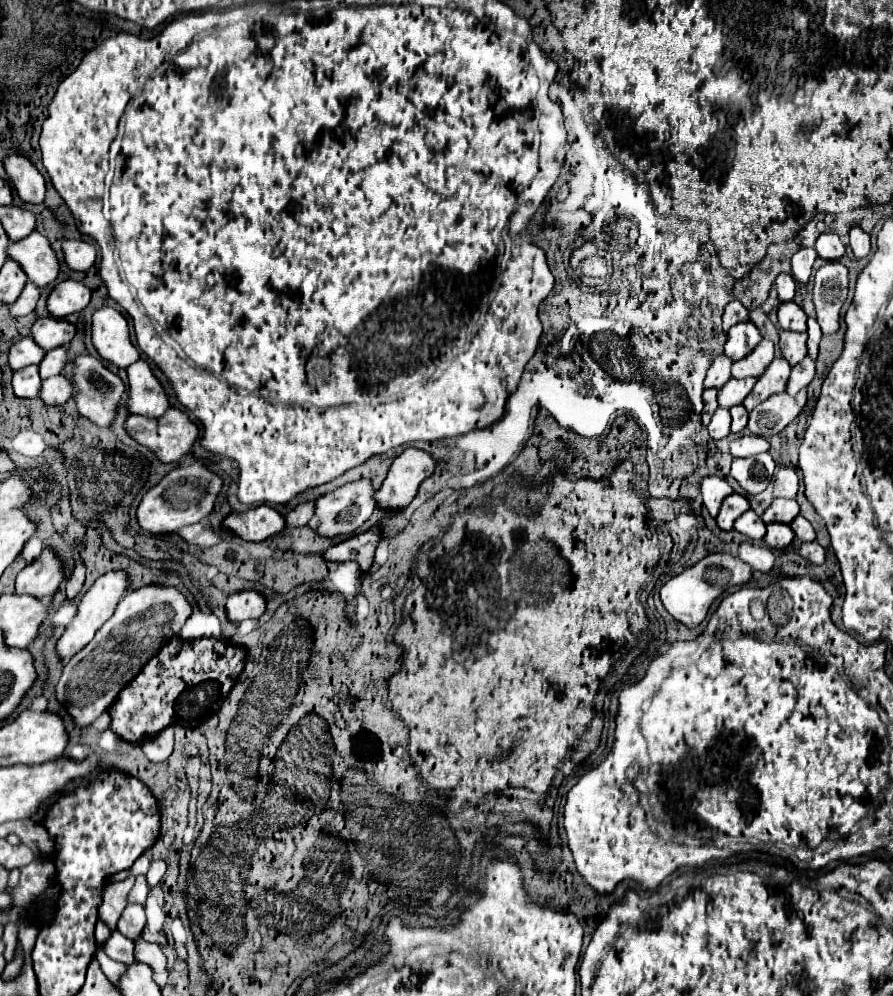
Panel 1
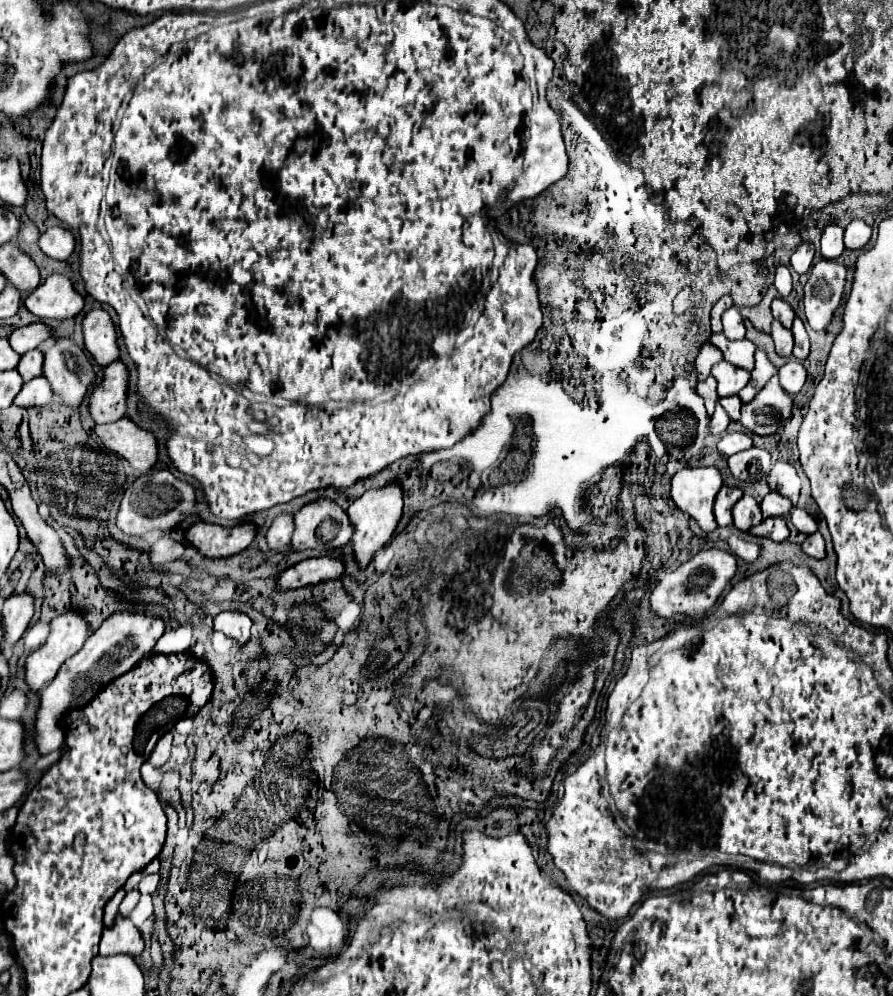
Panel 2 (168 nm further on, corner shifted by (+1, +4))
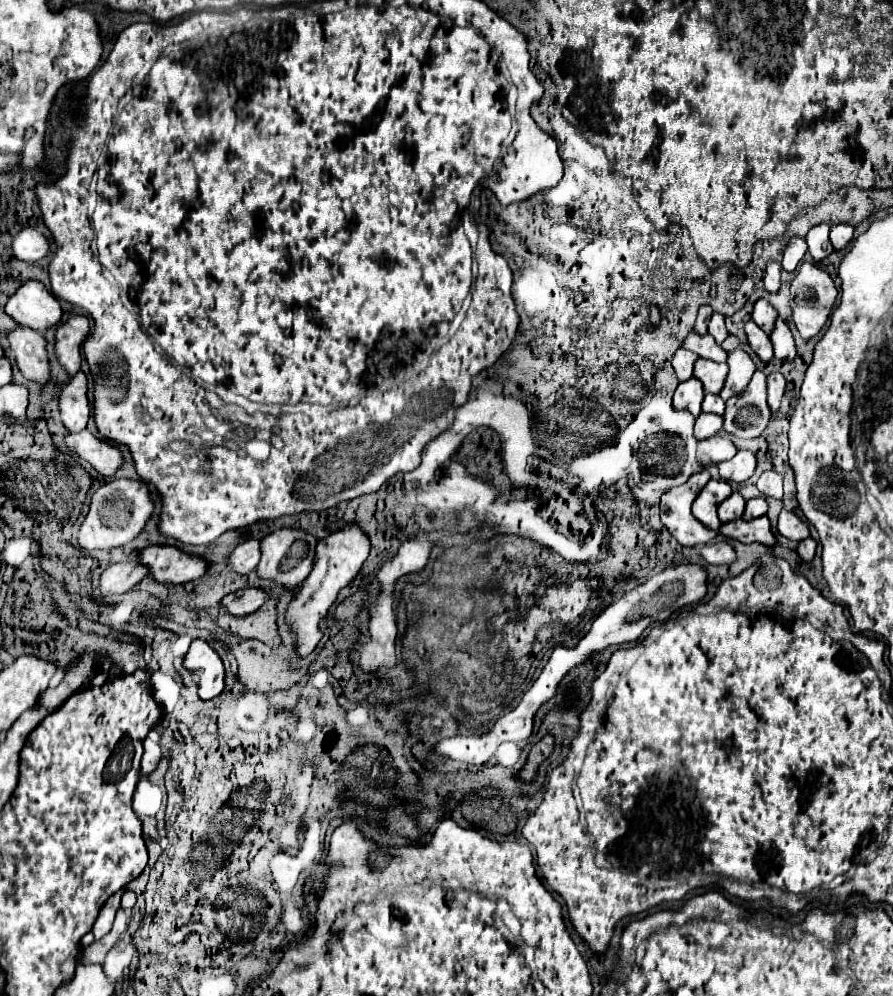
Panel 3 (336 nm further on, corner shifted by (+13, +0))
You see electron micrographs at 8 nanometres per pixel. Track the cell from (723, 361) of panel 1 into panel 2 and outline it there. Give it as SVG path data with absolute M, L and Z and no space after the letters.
M705 343L695 359L695 367L697 367L697 373L699 373L699 381L707 379L711 375L711 369L715 367L715 363L723 361L723 353L711 345L711 343Z

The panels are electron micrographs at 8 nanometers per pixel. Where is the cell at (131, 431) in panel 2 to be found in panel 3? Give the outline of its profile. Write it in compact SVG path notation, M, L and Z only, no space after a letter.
M83 429L79 433L67 433L63 443L71 453L87 461L101 477L111 479L123 461L121 451L117 447L105 443L99 437L93 437L89 429Z

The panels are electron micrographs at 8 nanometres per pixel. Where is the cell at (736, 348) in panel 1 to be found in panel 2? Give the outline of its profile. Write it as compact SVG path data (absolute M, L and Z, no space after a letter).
M731 307L731 309L727 309L725 313L723 313L723 335L727 337L727 339L745 339L745 325L743 325L743 317L741 317L741 313L735 309L735 307Z

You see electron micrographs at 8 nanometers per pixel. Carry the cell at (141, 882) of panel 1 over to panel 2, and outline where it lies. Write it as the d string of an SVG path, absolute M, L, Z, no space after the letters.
M131 889L127 895L125 895L125 899L123 899L123 903L121 903L121 907L119 907L119 911L123 911L125 915L129 915L133 909L135 909L135 905L137 905L137 901L139 901L139 889Z

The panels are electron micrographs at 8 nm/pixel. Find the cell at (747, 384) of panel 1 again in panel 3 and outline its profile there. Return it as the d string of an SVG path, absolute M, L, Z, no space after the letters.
M699 357L695 361L693 377L697 377L703 383L705 393L719 393L723 383L725 383L725 377L727 377L727 365L725 363L713 363L709 359Z

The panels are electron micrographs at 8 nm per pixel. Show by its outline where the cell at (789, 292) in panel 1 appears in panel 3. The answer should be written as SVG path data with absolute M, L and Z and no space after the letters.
M769 261L767 263L767 271L765 271L765 289L769 293L777 293L779 285L781 285L781 265L777 261Z

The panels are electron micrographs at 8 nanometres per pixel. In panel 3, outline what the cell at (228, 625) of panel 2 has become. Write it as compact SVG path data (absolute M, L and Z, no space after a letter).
M195 639L183 659L183 667L189 669L191 673L199 673L197 685L199 685L199 699L207 701L213 699L217 695L221 695L225 683L225 671L223 671L223 663L219 659L219 655L207 645L207 641L203 639Z

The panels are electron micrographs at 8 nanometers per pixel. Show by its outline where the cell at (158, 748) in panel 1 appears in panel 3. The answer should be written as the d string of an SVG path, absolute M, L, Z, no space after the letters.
M145 739L143 747L145 747L145 753L141 759L141 775L147 777L149 773L153 773L157 769L157 763L161 759L161 747L159 747L159 743L155 743L151 739Z

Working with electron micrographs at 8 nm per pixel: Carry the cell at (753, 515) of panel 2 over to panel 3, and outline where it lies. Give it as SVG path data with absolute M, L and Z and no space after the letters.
M733 491L721 505L719 505L719 519L723 523L731 521L731 519L739 519L743 515L743 509L745 509L745 499L741 493Z

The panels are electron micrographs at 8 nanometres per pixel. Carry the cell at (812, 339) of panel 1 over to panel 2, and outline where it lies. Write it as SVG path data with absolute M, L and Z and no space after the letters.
M799 317L793 321L791 331L793 331L793 337L795 337L793 355L795 355L797 359L807 359L807 357L809 357L809 347L811 347L811 343L809 343L807 329L805 329L805 325L803 325L803 321L801 321Z

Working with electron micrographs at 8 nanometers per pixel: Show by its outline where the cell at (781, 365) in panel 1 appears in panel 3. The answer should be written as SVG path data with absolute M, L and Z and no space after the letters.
M735 349L731 353L727 353L727 365L729 365L729 373L725 379L725 385L721 389L721 397L727 401L733 395L739 395L751 381L753 373L755 373L755 363L751 361L749 353L743 349Z

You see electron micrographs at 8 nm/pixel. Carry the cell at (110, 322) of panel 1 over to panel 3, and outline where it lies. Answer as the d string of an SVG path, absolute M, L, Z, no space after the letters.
M83 315L69 317L55 331L55 355L69 375L75 375L81 369L83 361L81 345L87 333L89 333L89 321Z

